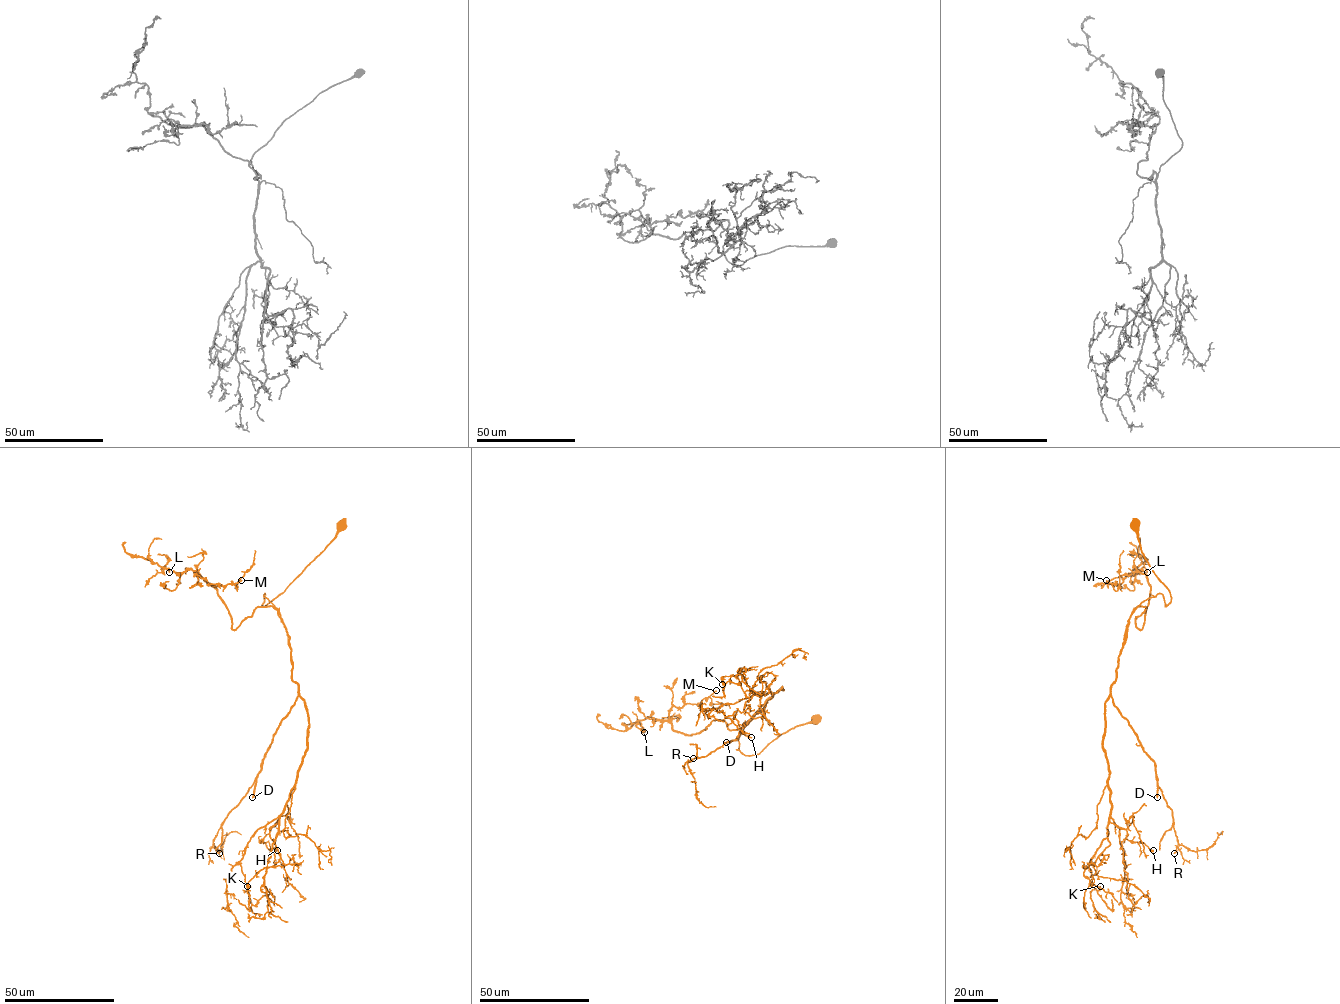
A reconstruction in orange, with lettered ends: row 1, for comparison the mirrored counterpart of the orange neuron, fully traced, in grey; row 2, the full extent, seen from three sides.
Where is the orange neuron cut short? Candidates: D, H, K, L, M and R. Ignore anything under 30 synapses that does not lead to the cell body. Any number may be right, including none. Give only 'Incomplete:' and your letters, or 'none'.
Incomplete: D, M

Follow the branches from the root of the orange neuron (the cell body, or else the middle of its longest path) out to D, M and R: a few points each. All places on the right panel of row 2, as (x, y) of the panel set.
D: (1133, 526), (1141, 552), (1171, 601), (1165, 606), (1158, 593), (1131, 613), (1110, 696), (1154, 762), (1157, 797)
M: (1133, 526), (1171, 601), (1165, 606), (1159, 593), (1144, 600), (1139, 629), (1147, 576), (1106, 580)
R: (1133, 526), (1171, 601), (1165, 606), (1158, 593), (1131, 613), (1110, 696), (1154, 762), (1171, 810), (1174, 853)

